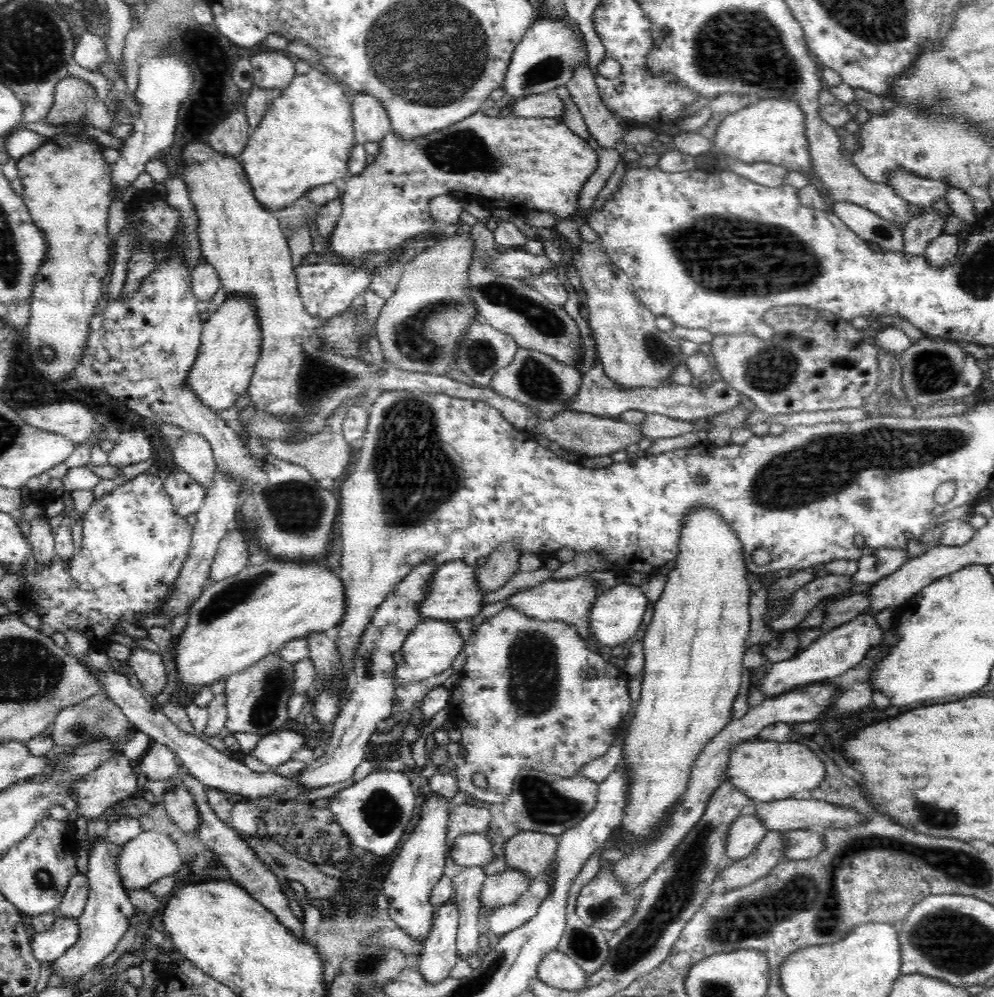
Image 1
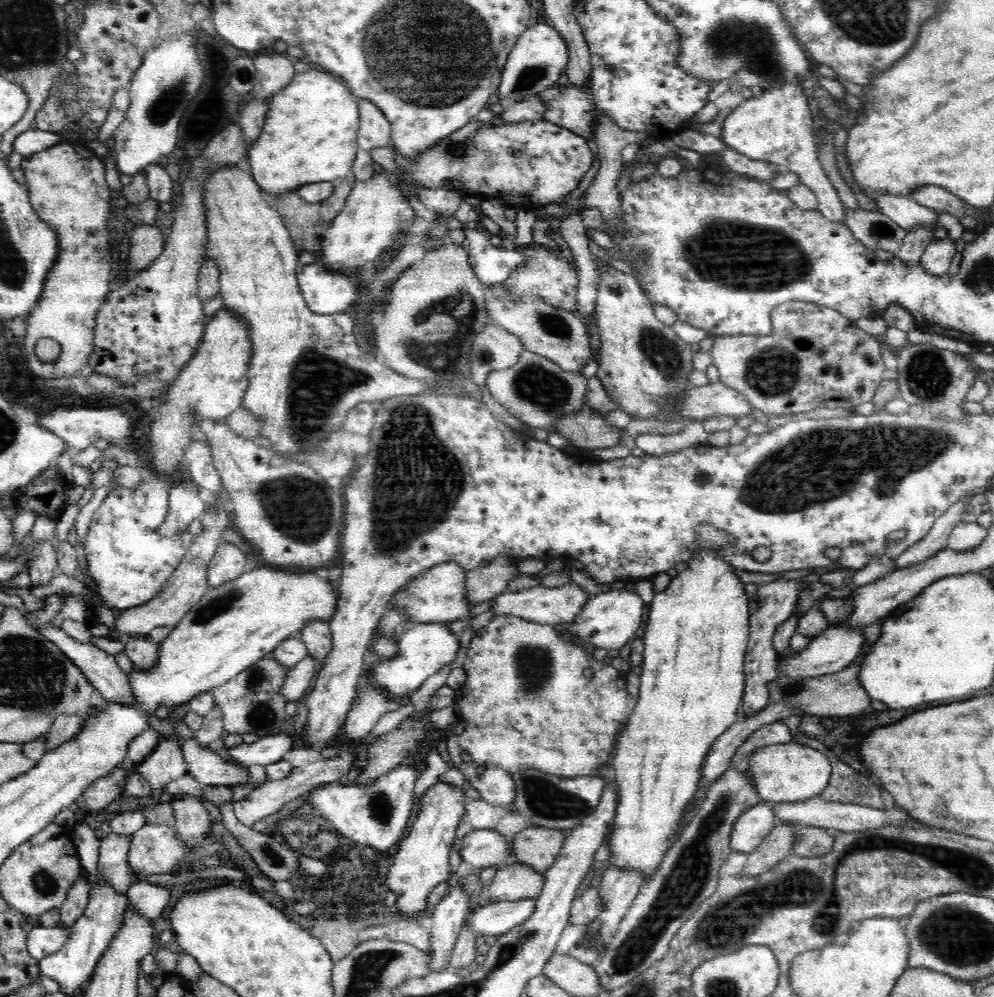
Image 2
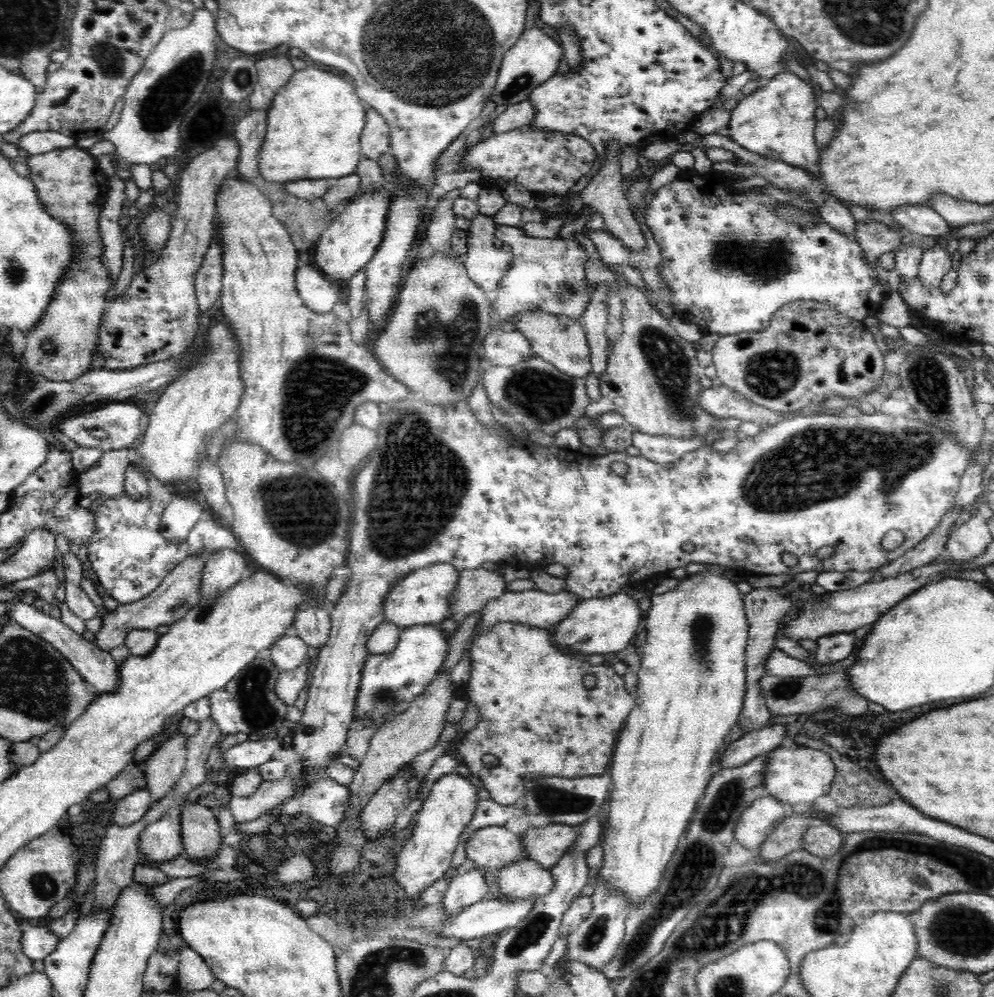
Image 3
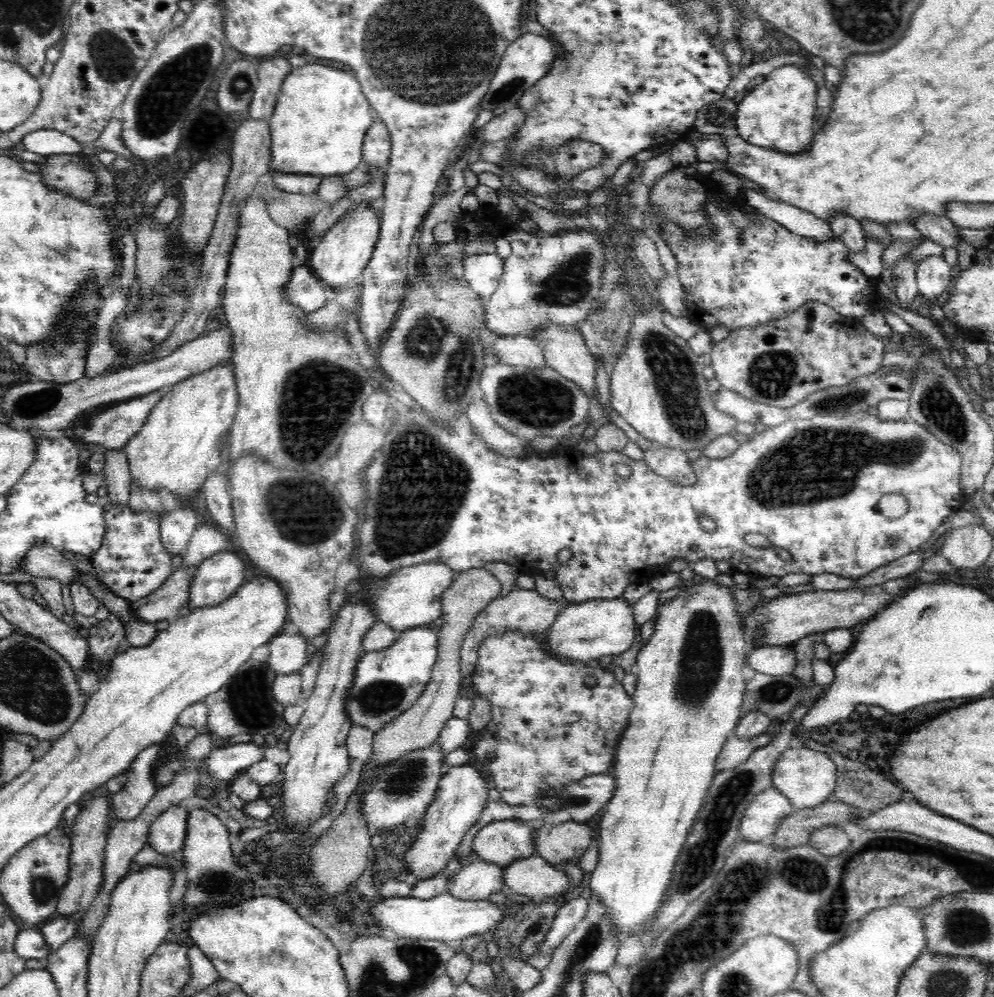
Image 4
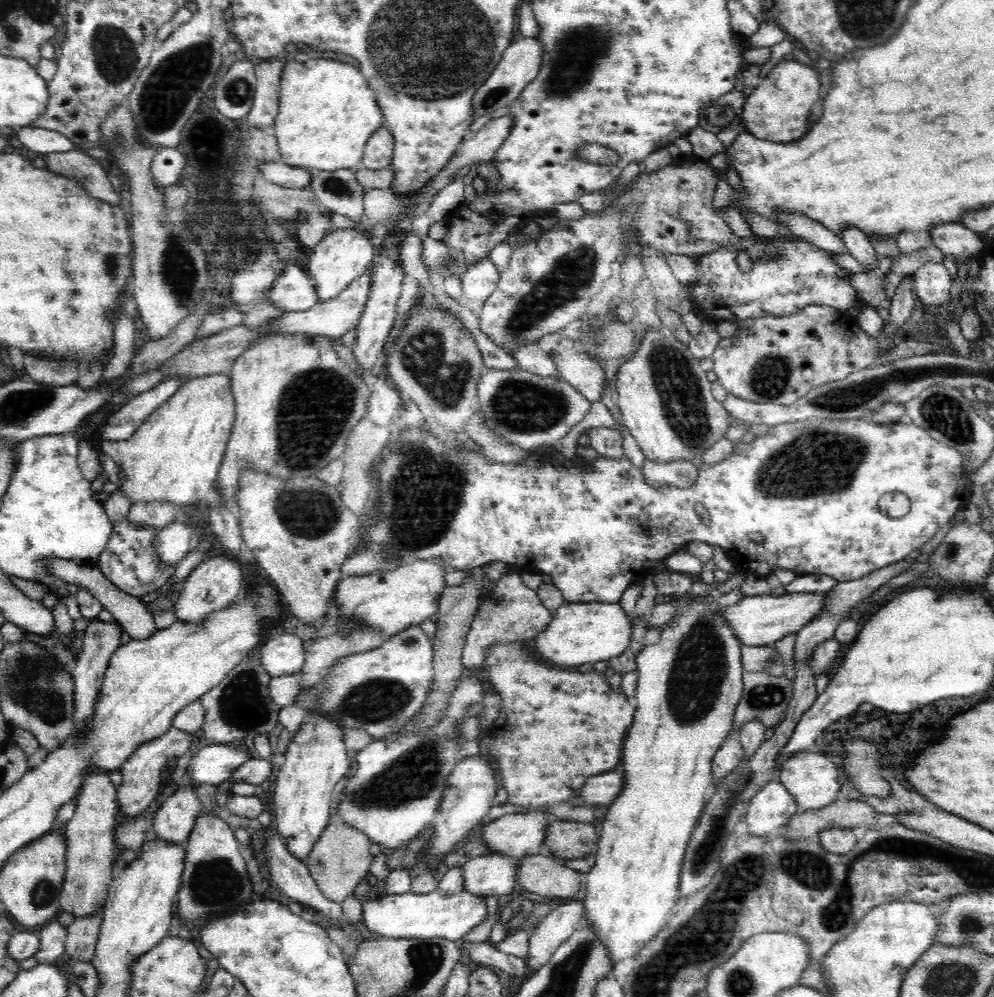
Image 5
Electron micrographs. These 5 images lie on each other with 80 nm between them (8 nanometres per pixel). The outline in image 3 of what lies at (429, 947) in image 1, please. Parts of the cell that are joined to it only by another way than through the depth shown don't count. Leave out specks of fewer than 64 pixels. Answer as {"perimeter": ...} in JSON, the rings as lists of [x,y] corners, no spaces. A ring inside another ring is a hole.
{"perimeter":[[[477,868],[452,878],[446,894],[440,902],[440,907],[444,909],[444,915],[458,915],[461,908],[465,909],[486,898],[486,894],[490,890],[484,877],[486,871],[491,870]]]}

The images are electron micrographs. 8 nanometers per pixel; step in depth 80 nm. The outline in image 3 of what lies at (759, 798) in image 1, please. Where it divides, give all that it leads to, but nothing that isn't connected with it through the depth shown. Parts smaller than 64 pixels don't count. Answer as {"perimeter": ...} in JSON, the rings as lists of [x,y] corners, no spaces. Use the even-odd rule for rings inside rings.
{"perimeter":[[[783,744],[767,756],[764,770],[765,790],[768,796],[786,805],[812,805],[817,798],[829,794],[834,783],[835,765],[824,752],[795,744]]]}

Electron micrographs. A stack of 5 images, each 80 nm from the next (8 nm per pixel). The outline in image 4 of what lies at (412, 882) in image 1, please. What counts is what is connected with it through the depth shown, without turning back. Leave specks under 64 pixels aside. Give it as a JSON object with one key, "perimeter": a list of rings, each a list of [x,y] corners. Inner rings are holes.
{"perimeter":[[[470,764],[449,768],[440,778],[437,796],[430,802],[428,810],[425,810],[417,839],[405,854],[406,871],[416,882],[442,874],[455,856],[466,831],[480,820],[488,803],[489,792],[484,776],[480,774]]]}

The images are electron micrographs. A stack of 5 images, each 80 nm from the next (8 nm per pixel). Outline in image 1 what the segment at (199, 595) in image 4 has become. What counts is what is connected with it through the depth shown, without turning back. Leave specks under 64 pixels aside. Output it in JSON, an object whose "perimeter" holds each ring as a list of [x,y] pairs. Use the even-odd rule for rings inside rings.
{"perimeter":[[[234,532],[234,534],[224,535],[211,564],[209,580],[212,583],[220,582],[228,576],[242,572],[248,566],[249,556],[246,550],[246,534]]]}

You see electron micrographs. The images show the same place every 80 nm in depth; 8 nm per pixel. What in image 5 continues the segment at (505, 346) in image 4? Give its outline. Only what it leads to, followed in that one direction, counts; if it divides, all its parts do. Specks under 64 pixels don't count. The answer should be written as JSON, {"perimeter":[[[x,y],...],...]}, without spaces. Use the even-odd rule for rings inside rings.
{"perimeter":[[[522,344],[518,348],[514,348],[510,355],[517,361],[520,368],[535,373],[542,377],[561,377],[556,363],[547,356],[547,353],[540,349],[540,345]]]}

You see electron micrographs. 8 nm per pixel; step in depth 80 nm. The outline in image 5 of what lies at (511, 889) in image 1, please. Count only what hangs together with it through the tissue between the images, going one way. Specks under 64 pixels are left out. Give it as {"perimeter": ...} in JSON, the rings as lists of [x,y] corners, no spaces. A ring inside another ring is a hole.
{"perimeter":[[[550,854],[533,855],[520,860],[516,884],[524,891],[560,901],[577,894],[582,876],[572,868],[559,865]]]}

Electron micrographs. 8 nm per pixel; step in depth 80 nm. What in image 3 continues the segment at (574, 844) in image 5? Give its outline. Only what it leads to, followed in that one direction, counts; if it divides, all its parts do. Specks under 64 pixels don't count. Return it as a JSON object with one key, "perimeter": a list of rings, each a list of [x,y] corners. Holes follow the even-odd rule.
{"perimeter":[[[566,824],[529,827],[521,832],[521,842],[526,859],[551,869],[572,848],[572,842],[576,842],[576,829]]]}

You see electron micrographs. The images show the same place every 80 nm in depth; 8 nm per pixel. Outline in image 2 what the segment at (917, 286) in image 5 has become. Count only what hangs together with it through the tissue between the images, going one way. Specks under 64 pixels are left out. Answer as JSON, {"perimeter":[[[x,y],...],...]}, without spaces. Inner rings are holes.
{"perimeter":[[[940,233],[934,242],[927,246],[920,264],[928,274],[944,275],[950,268],[952,258],[955,258],[955,252],[956,244],[944,233]]]}

